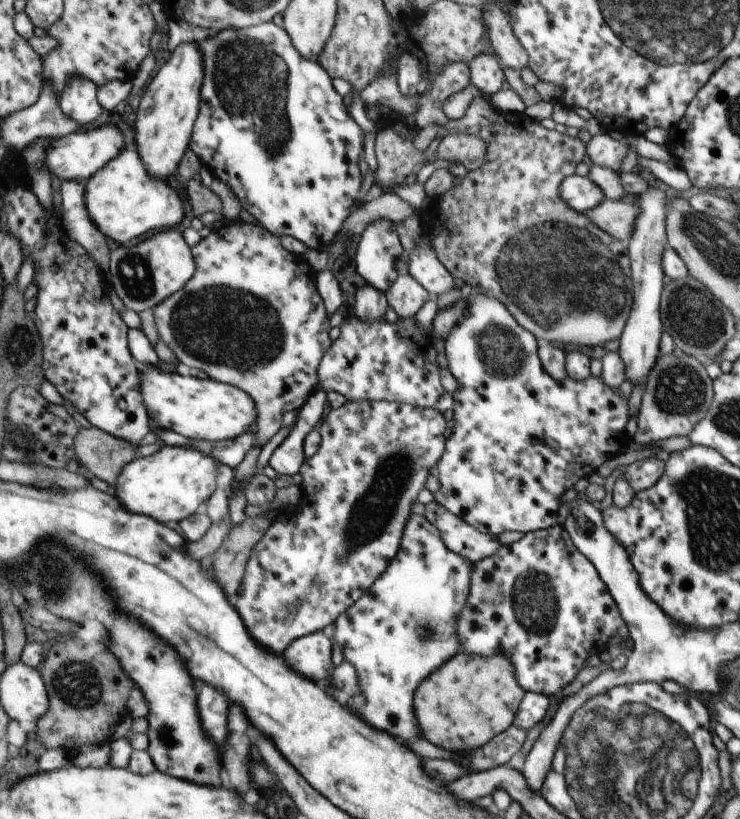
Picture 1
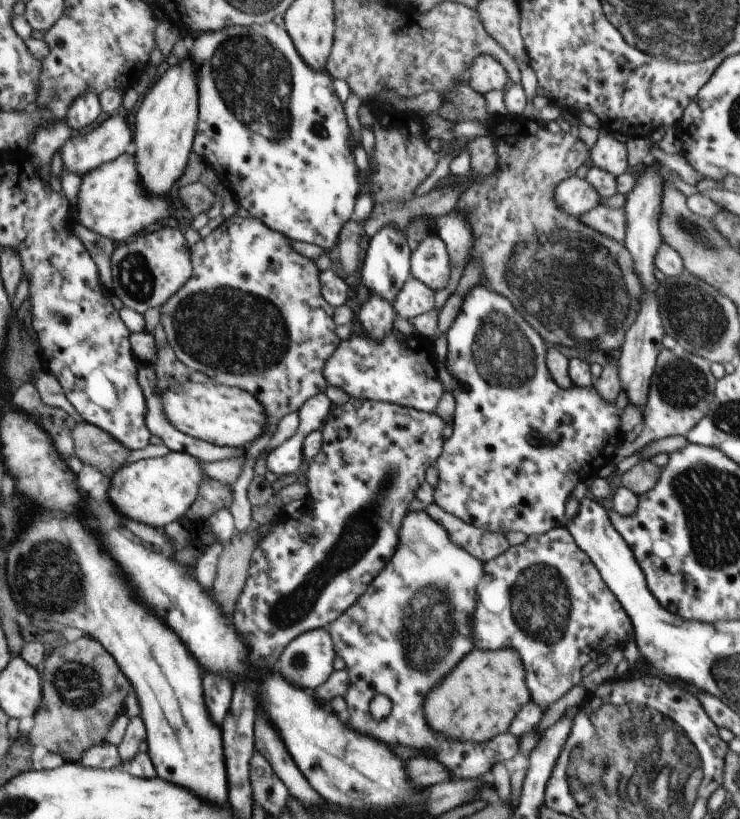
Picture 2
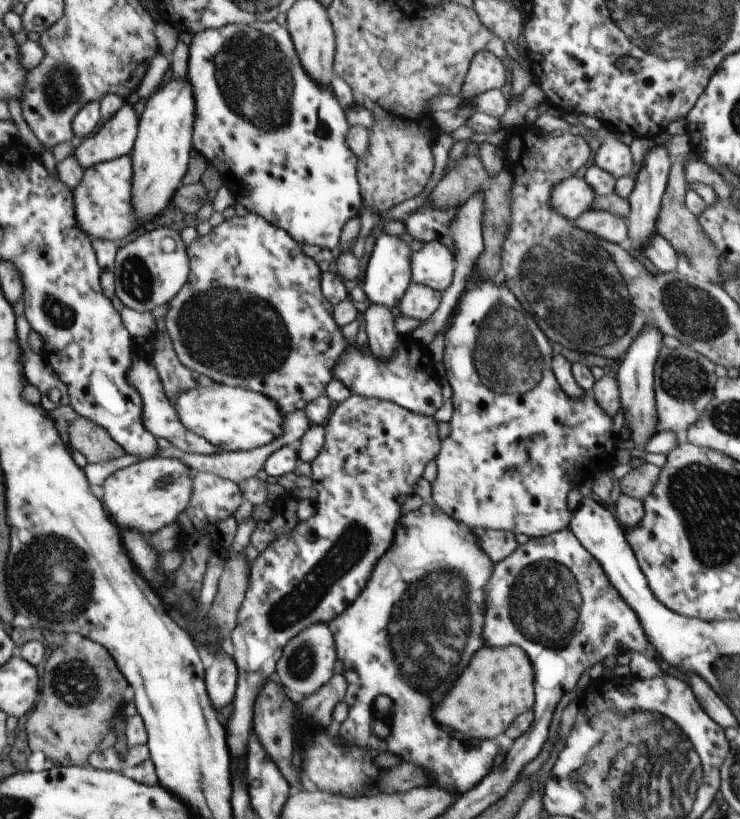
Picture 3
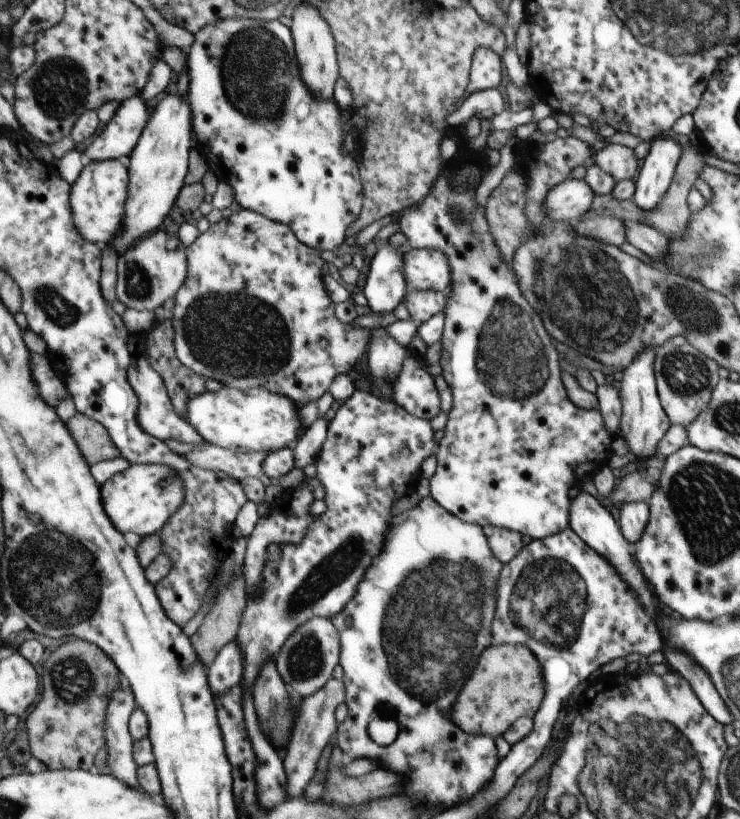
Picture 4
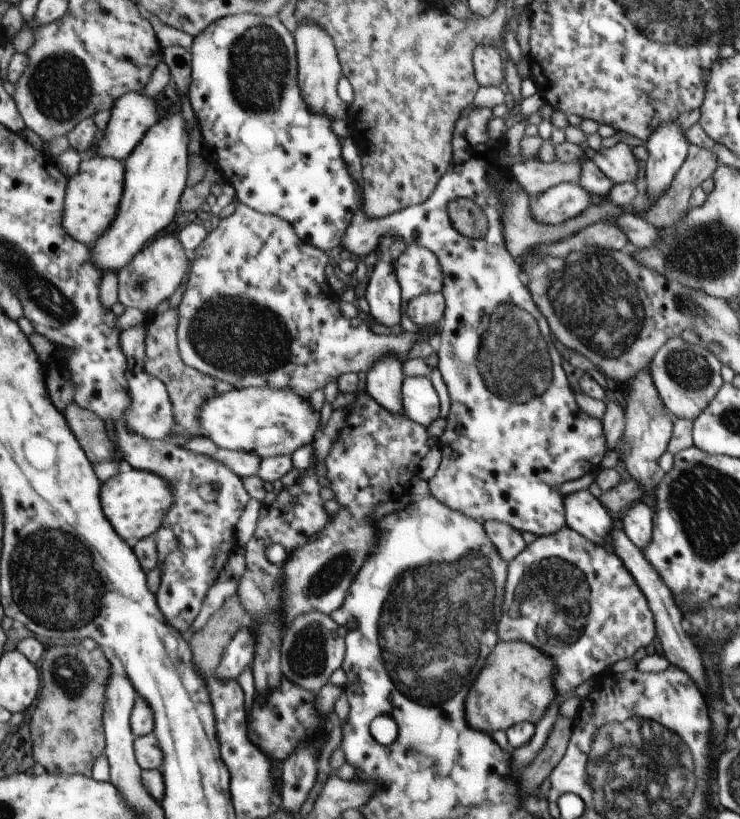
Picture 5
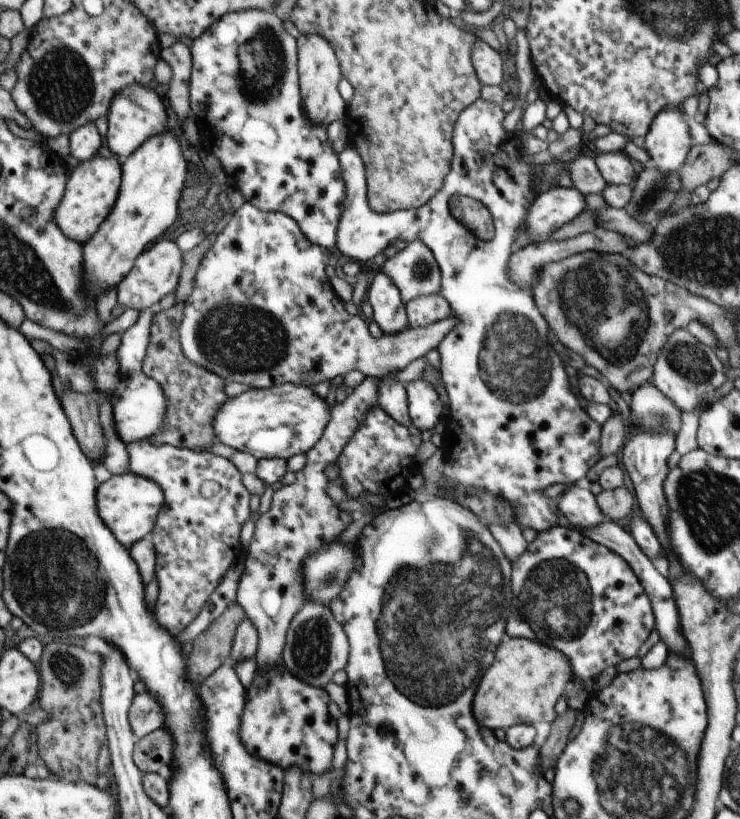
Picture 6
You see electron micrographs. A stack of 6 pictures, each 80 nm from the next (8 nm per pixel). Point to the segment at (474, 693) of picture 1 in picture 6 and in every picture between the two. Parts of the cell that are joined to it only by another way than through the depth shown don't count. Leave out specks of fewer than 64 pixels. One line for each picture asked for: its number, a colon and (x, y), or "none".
2: (488, 686)
3: (498, 686)
4: (507, 685)
5: (517, 684)
6: (523, 685)

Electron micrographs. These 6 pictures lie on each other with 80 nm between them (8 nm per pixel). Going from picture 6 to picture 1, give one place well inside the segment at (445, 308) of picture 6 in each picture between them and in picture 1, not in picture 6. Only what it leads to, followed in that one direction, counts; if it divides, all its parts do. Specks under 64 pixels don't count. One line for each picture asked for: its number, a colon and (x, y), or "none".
1: (406, 295)
2: (414, 298)
3: (419, 301)
4: (422, 304)
5: (427, 309)

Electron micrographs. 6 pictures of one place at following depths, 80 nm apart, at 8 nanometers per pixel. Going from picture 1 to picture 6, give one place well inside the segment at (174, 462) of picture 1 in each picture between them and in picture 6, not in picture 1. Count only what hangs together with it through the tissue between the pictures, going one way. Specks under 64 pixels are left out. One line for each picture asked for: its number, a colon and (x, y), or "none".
2: (156, 491)
3: (146, 496)
4: (142, 499)
5: (136, 502)
6: (130, 504)

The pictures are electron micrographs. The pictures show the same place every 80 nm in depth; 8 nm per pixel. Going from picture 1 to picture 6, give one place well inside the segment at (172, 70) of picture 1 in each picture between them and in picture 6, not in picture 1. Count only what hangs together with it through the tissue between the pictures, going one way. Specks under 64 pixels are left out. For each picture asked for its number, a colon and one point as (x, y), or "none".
2: (166, 123)
3: (162, 151)
4: (157, 167)
5: (155, 175)
6: (153, 178)

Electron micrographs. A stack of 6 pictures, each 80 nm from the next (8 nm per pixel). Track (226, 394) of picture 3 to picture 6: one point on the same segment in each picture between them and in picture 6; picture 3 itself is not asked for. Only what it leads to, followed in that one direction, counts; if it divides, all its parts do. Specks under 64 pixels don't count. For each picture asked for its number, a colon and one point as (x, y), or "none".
4: (255, 420)
5: (267, 422)
6: (280, 422)

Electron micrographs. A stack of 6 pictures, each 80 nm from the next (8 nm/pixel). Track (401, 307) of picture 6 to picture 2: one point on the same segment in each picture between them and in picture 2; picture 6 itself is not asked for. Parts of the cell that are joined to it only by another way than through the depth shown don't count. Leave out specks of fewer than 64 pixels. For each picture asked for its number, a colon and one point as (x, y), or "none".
2: (385, 268)
3: (388, 274)
4: (385, 287)
5: (383, 293)

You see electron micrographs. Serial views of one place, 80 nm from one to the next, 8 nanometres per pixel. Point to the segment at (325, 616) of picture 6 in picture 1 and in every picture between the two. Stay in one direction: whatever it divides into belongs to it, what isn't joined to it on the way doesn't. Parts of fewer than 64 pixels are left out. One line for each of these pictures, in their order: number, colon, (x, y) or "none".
1: (310, 655)
2: (307, 661)
3: (308, 659)
4: (306, 662)
5: (312, 649)

